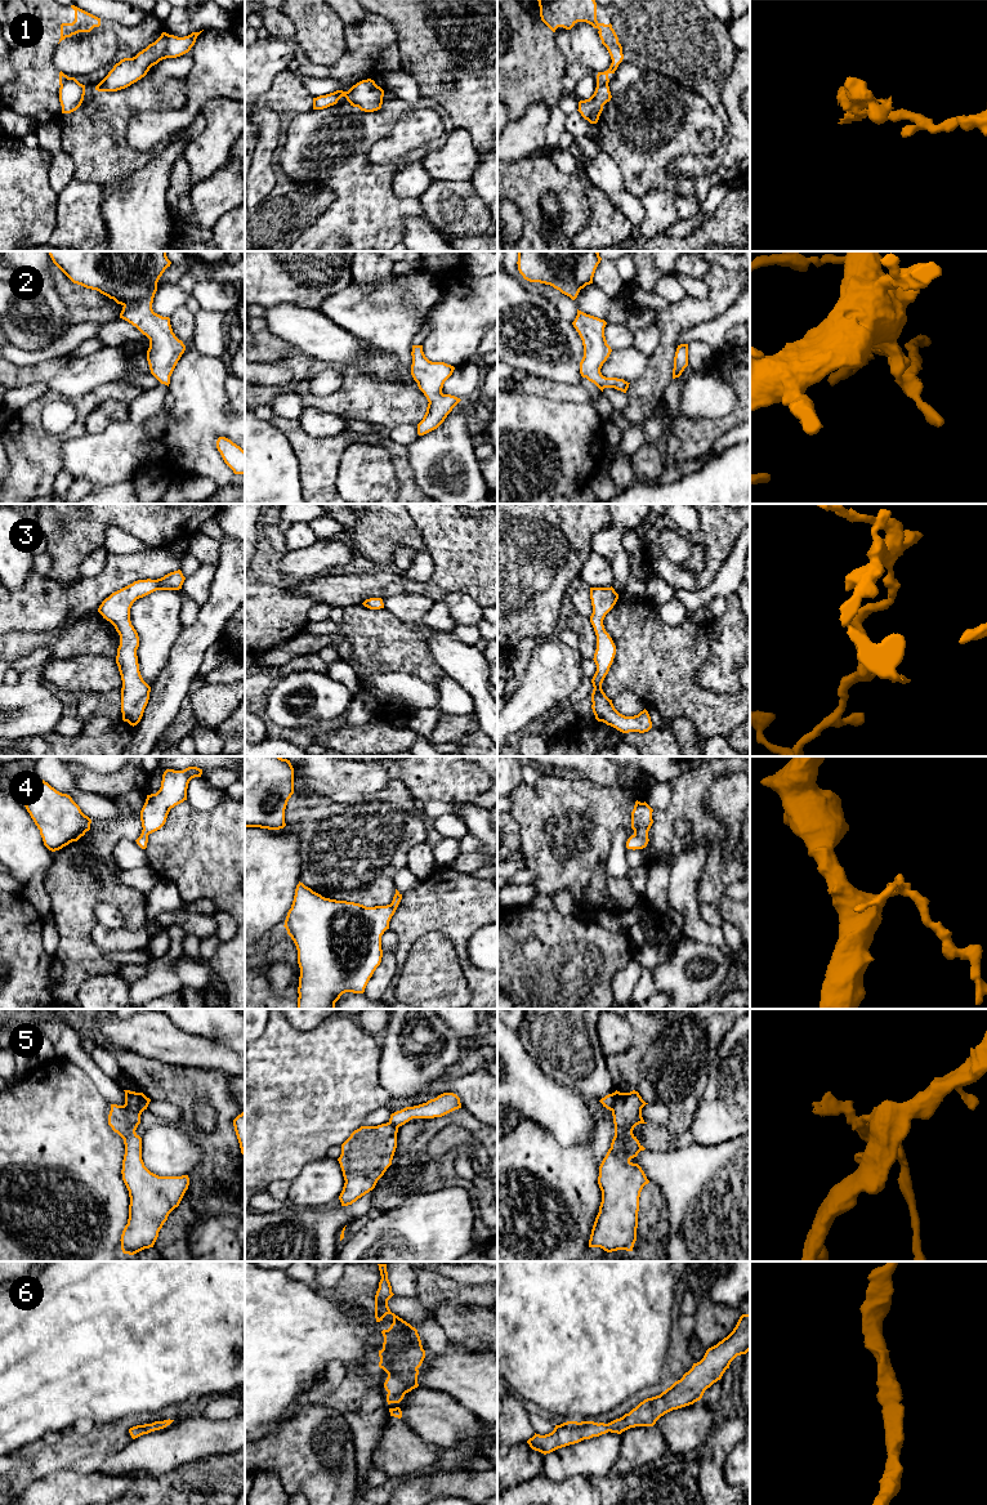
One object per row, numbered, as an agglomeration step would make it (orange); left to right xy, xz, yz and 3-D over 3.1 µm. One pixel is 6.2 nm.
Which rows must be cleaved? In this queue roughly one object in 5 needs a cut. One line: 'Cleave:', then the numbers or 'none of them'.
Cleave: 1, 5

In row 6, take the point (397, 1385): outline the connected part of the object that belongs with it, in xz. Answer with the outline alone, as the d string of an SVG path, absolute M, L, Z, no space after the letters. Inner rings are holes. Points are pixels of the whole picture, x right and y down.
M378 1264L381 1280L375 1295L375 1318L383 1321L387 1314L393 1316L393 1323L383 1330L383 1349L379 1350L379 1367L388 1377L384 1388L388 1392L387 1402L399 1403L405 1394L417 1388L419 1367L425 1358L417 1330L390 1312L388 1300L394 1295L388 1280L387 1264Z

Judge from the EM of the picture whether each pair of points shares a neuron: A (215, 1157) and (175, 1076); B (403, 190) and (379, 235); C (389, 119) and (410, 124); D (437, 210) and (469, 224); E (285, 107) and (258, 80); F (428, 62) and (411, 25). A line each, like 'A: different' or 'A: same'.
A: same
B: different
C: different
D: same
E: different
F: same

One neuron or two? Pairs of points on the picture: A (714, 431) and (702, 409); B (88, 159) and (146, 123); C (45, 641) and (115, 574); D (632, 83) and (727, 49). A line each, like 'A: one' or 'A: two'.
A: two
B: two
C: two
D: two

